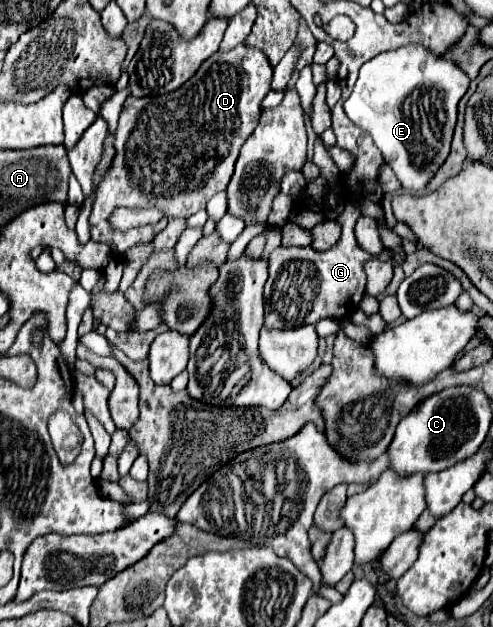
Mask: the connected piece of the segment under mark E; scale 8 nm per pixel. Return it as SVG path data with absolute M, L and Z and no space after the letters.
M408 44L398 50L378 54L366 64L362 64L354 90L350 98L344 102L344 112L354 124L364 128L372 136L374 144L384 156L384 162L392 166L398 180L402 182L402 188L418 192L426 188L426 184L442 166L442 162L446 160L450 152L458 102L466 94L468 84L470 84L470 78L454 62L442 56L436 56L434 52L426 50L420 44Z

